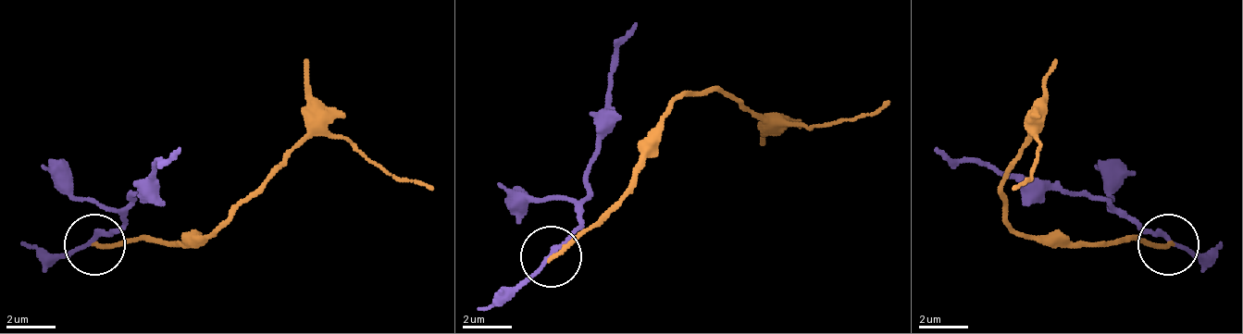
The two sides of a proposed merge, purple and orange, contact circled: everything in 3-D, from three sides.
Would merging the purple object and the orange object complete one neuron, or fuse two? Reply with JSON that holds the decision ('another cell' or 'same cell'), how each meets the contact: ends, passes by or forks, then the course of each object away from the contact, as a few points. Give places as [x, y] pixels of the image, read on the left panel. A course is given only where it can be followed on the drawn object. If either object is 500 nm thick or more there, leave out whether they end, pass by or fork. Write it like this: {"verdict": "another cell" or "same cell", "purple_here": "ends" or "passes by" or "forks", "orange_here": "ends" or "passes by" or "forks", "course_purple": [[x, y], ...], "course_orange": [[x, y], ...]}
{"verdict": "another cell", "purple_here": "passes by", "orange_here": "ends", "course_purple": [[95, 243], [126, 218], [132, 194], [151, 176], [156, 164], [181, 145]], "course_orange": [[95, 243], [181, 243], [217, 225], [316, 133], [352, 139], [394, 176], [431, 188]]}

